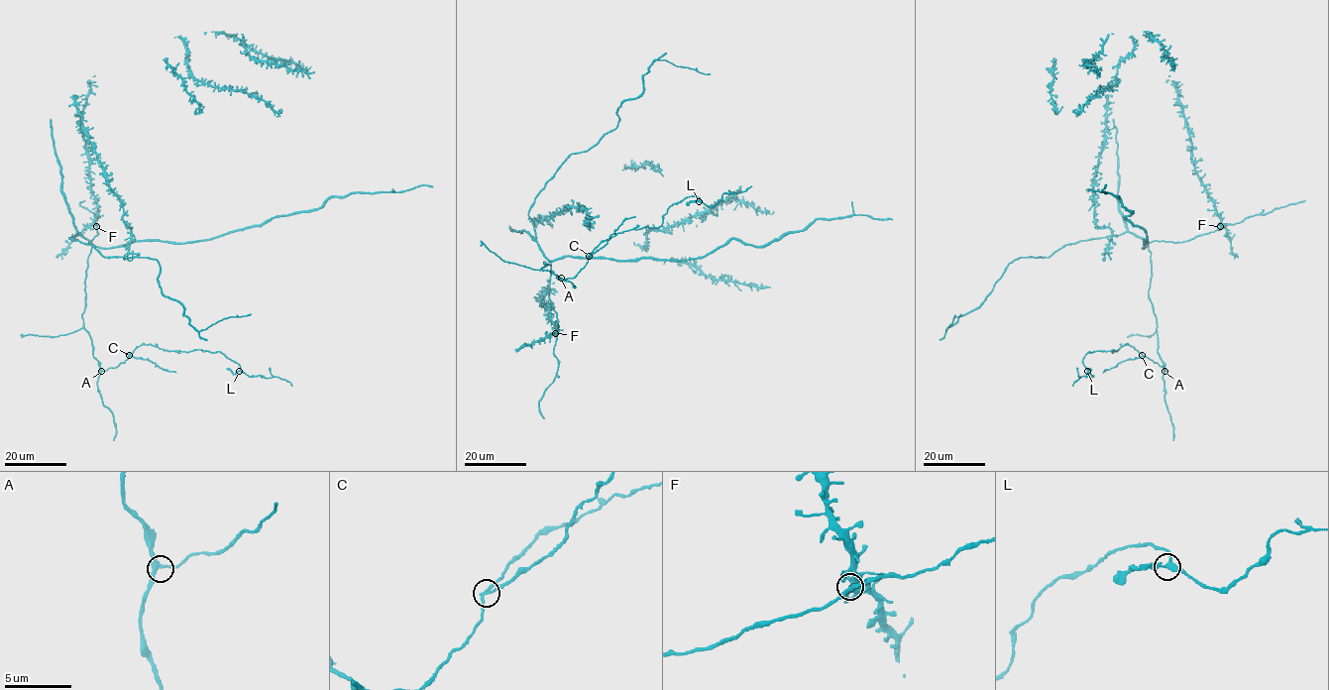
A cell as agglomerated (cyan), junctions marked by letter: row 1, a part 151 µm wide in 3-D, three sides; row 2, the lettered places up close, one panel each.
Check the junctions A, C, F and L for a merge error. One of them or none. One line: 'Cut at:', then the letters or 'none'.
Cut at: C

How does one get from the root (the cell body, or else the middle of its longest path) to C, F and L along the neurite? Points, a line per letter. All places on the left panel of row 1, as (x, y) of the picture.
C: (90, 241), (83, 328), (102, 371), (115, 368), (130, 355)
F: (90, 241), (98, 234), (96, 226)
L: (90, 241), (82, 317), (102, 371), (151, 344), (220, 352), (239, 371)

